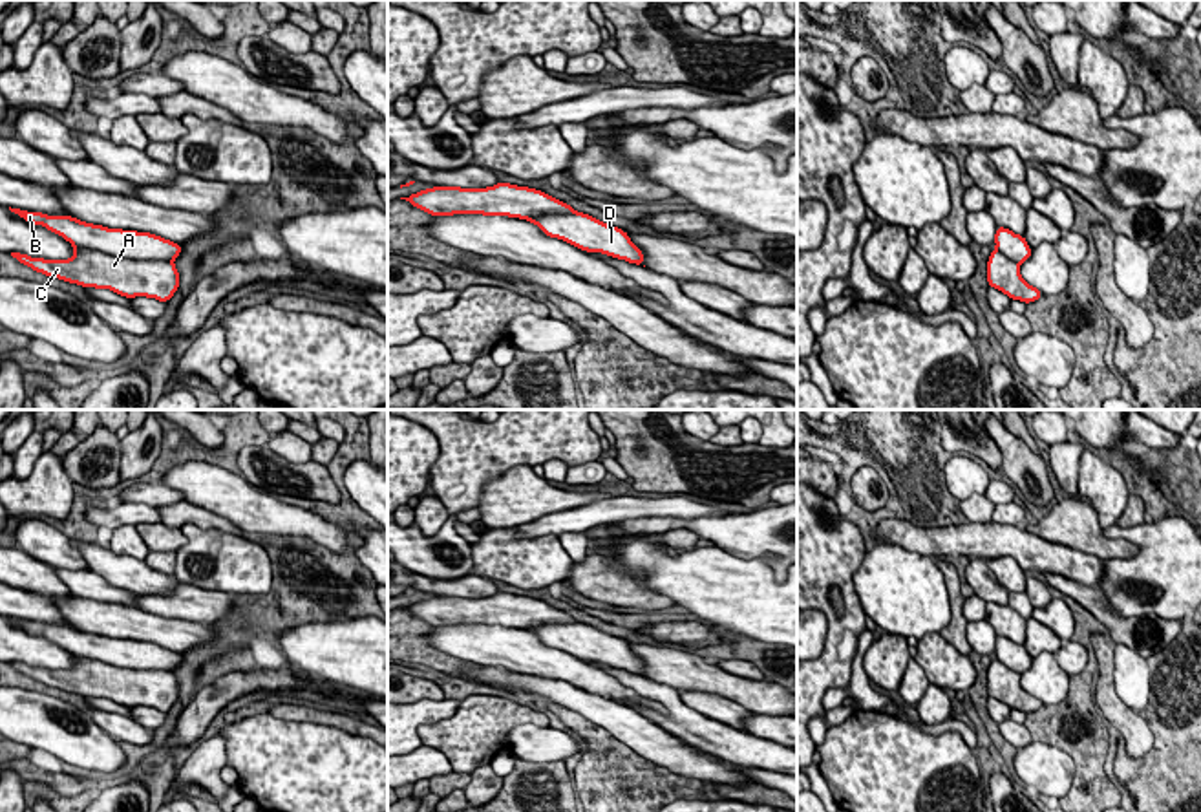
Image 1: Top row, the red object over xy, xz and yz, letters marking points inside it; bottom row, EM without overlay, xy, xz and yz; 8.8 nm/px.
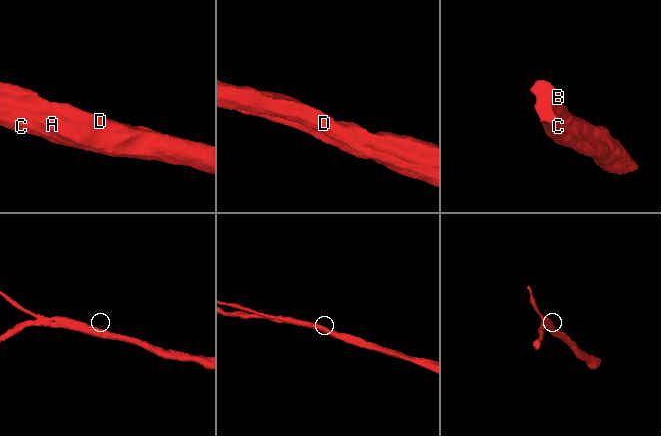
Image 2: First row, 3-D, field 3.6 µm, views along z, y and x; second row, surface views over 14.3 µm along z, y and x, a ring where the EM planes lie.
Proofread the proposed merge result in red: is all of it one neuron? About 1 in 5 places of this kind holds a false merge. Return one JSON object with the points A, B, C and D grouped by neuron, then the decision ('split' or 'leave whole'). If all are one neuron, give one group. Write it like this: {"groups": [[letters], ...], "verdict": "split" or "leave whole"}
{"groups": [["A", "C"], ["B", "D"]], "verdict": "split"}

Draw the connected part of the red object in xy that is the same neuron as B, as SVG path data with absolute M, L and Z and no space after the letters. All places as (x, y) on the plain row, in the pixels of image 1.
M11 616L9 620L31 635L44 635L71 655L101 660L117 668L174 671L183 660L179 653L150 642L108 638L80 631L73 625L48 625Z

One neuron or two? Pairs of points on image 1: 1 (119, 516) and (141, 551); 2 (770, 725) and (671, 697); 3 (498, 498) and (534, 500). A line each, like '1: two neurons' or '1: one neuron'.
1: two neurons
2: two neurons
3: one neuron

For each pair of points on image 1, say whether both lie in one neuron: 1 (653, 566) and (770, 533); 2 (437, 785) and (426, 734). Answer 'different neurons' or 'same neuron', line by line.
1: different neurons
2: different neurons

